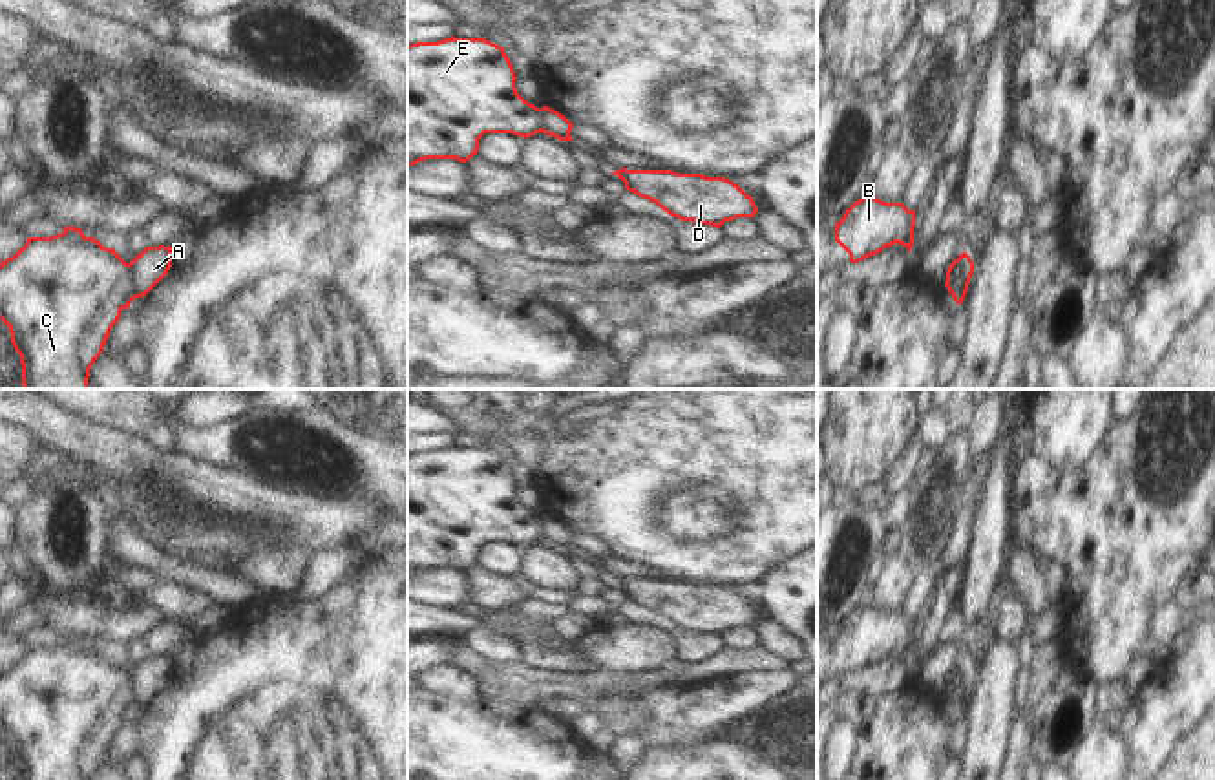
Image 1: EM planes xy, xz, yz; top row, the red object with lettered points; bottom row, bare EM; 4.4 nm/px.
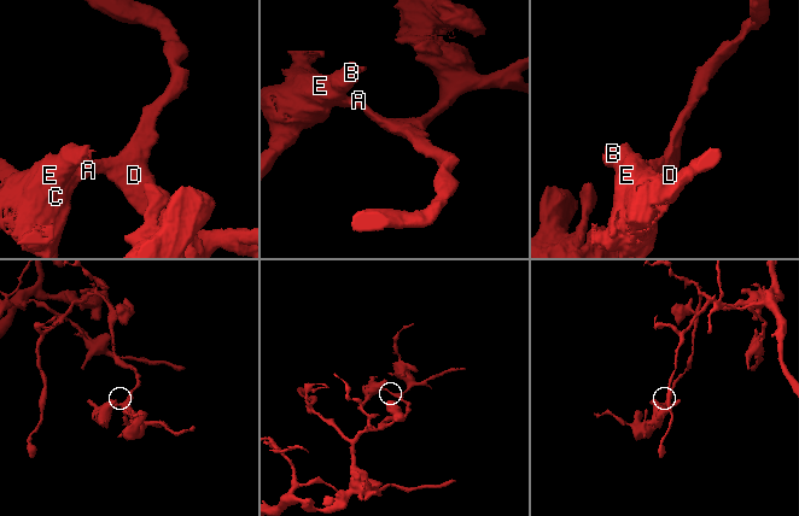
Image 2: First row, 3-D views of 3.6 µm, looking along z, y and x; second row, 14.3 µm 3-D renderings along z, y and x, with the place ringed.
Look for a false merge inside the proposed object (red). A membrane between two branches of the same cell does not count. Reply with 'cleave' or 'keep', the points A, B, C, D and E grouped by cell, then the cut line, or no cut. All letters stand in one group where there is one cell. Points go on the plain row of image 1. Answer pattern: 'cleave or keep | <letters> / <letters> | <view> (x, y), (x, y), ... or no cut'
cleave | A D / B C E | xy (128, 673), (134, 707)

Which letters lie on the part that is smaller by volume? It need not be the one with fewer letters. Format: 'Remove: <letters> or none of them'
Remove: B, C, E.

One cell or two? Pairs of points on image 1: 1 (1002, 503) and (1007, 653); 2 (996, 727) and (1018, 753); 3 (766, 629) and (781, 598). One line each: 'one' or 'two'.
1: two
2: two
3: two

